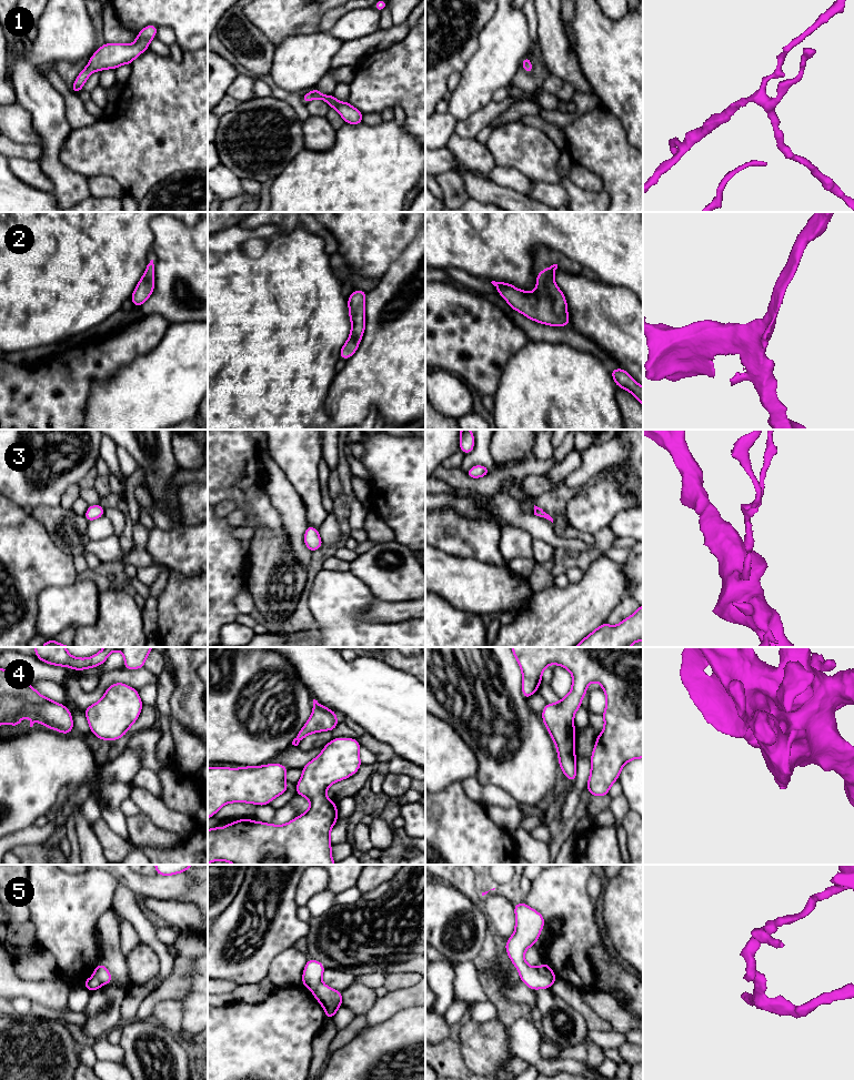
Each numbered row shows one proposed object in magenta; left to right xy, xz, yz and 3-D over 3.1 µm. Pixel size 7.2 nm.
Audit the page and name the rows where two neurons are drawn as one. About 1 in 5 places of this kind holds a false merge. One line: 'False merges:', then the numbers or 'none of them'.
False merges: 5

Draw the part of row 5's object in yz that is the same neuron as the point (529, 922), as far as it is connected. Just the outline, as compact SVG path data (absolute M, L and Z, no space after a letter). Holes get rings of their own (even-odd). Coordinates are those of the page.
M524 901L512 905L515 910L515 930L505 942L505 950L516 967L522 982L531 990L550 989L553 982L539 968L529 966L524 959L525 950L535 945L545 920L539 911L530 908Z

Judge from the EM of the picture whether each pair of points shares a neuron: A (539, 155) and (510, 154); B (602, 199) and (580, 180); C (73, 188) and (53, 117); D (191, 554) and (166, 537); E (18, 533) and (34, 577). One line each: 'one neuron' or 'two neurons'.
A: one neuron
B: two neurons
C: one neuron
D: one neuron
E: one neuron

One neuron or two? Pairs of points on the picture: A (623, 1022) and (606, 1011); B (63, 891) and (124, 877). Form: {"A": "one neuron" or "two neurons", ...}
{"A": "one neuron", "B": "two neurons"}

